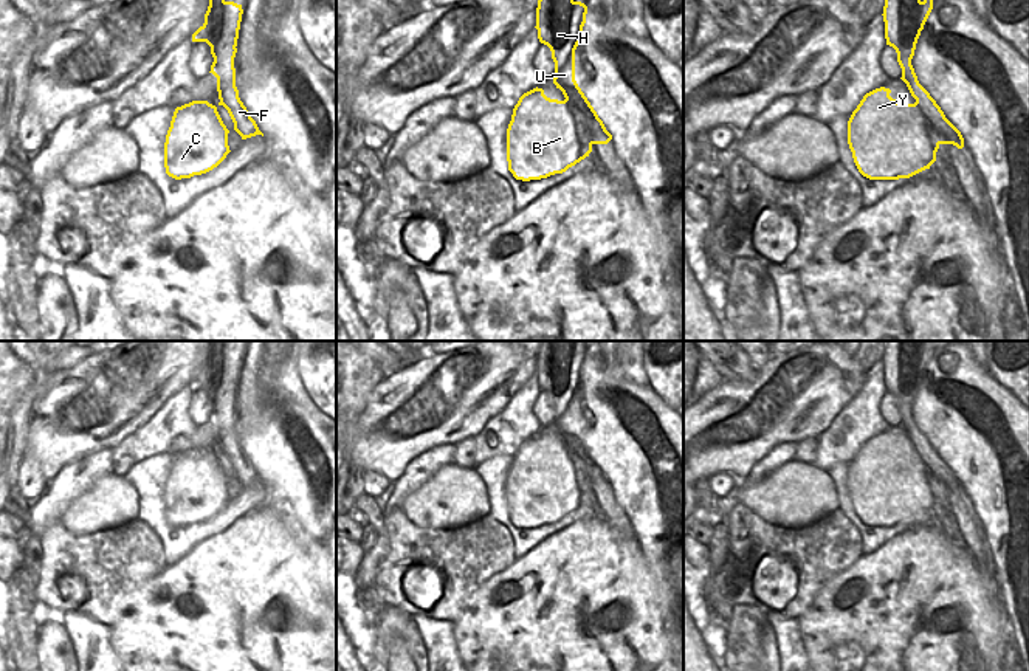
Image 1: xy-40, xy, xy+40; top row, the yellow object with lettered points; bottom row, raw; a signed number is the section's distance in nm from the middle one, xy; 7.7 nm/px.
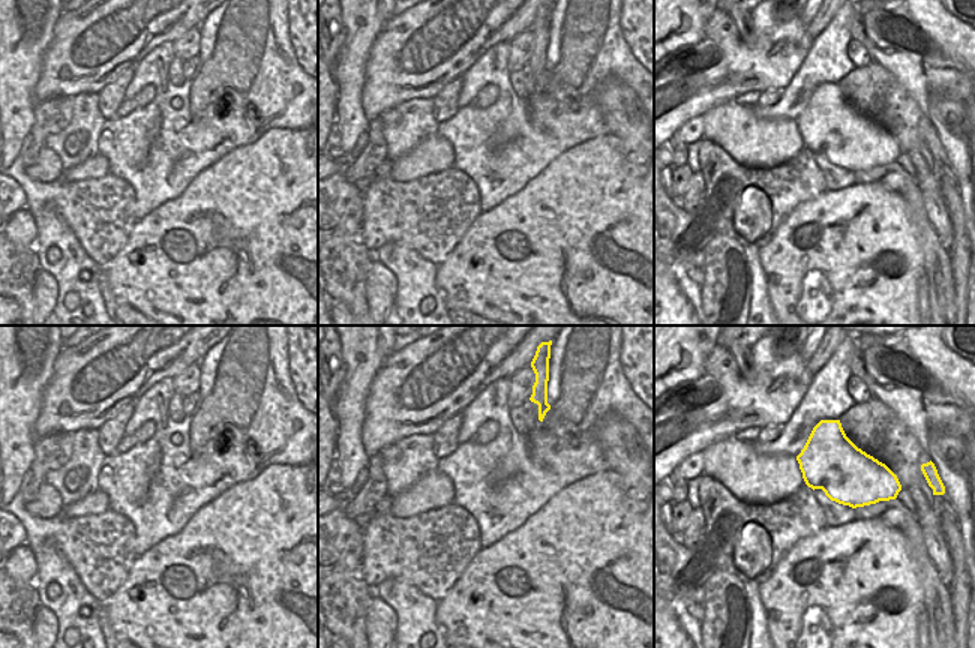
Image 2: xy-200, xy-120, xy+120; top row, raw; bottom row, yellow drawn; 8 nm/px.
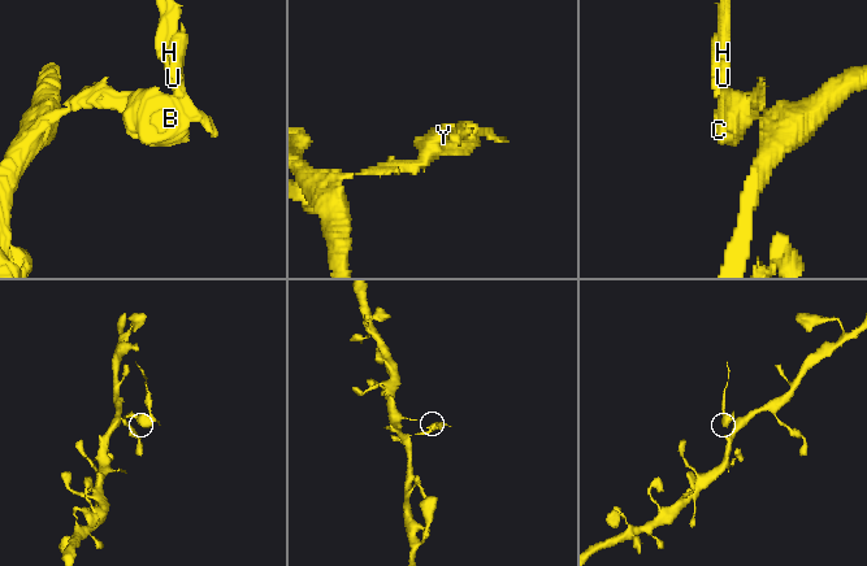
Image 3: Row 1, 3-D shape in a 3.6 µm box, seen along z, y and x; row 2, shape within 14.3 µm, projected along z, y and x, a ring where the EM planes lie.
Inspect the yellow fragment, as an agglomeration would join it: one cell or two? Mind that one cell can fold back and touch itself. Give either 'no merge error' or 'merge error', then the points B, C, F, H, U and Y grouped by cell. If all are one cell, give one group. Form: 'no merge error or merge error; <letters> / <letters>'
merge error; B C Y / F H U

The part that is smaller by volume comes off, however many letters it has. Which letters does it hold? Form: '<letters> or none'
F, H, U

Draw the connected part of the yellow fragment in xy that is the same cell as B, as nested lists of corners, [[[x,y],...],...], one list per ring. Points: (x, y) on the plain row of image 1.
[[[538,434],[519,445],[507,476],[508,518],[516,527],[563,521],[590,499],[567,446],[550,446]]]

